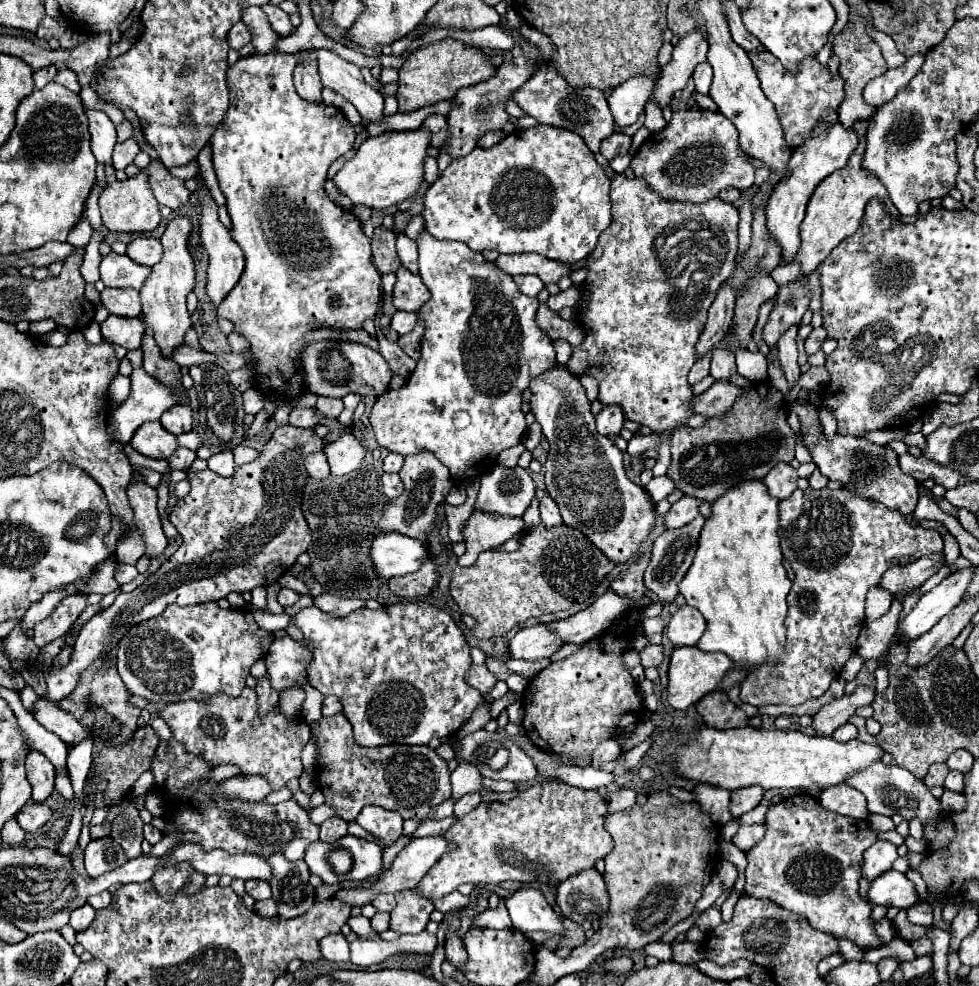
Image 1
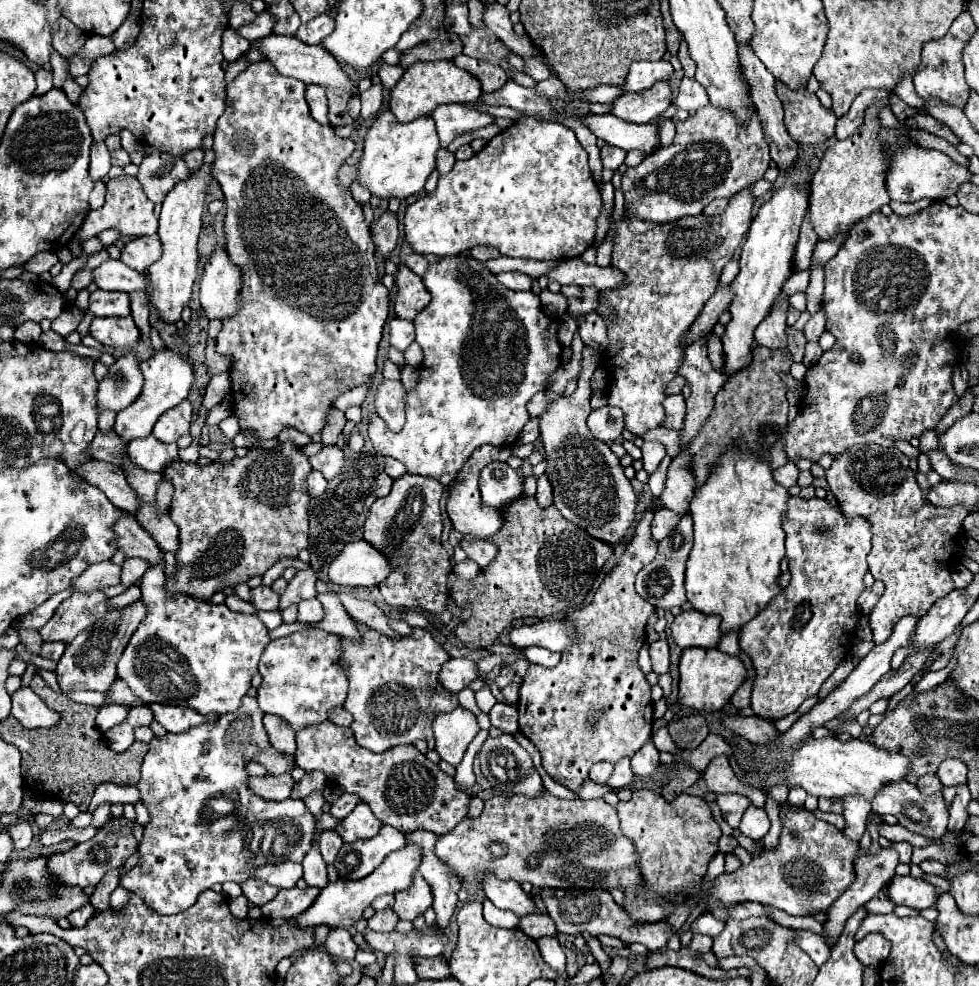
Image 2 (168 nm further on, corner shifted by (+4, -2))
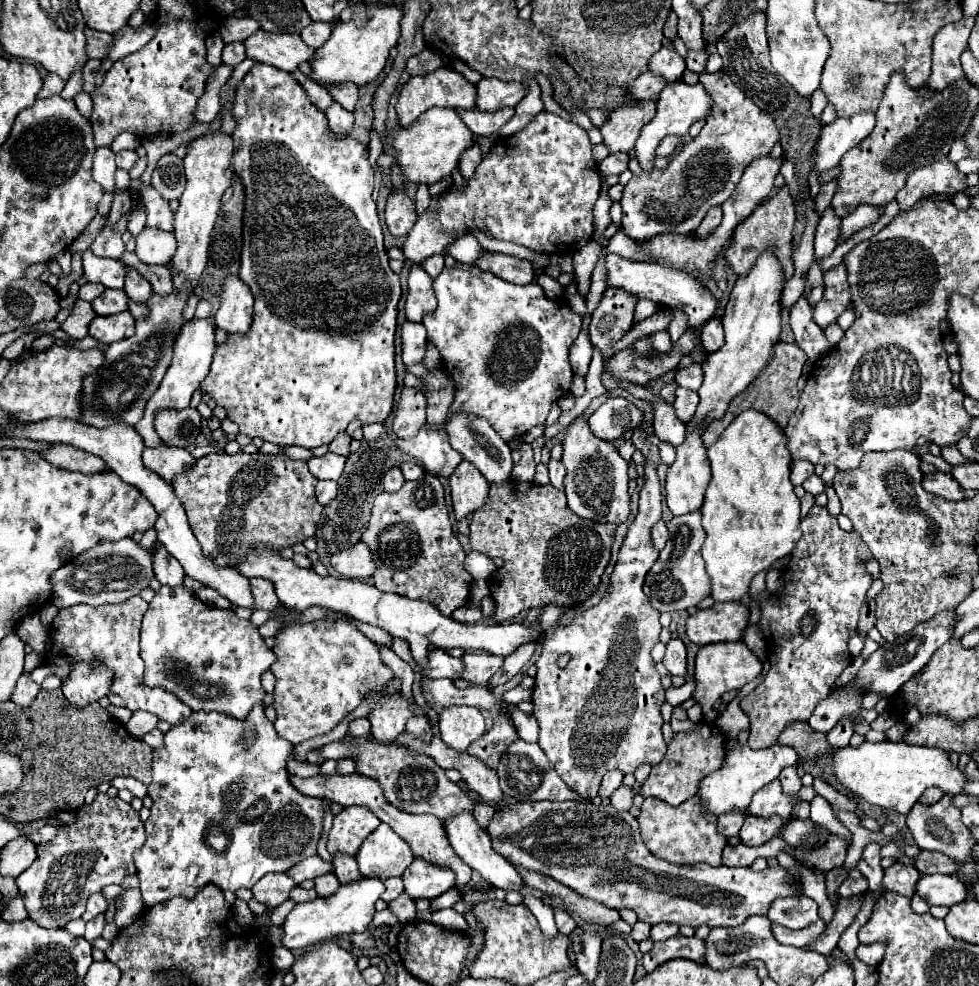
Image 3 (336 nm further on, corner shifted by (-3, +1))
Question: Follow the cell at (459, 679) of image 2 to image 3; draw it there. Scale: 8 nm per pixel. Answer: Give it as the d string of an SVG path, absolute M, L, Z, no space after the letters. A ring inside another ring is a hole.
M436 648L436 650L428 652L428 668L420 668L420 666L416 666L416 670L418 670L422 676L456 680L458 674L464 670L464 664L462 664L462 660L452 658L448 652Z

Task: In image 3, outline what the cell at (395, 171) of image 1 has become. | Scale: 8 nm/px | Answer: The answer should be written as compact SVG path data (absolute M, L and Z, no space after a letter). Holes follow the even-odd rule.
M430 108L410 128L400 128L392 136L392 144L398 150L398 164L402 174L416 184L434 184L440 178L450 176L462 158L462 152L474 144L474 134L464 126L458 112L452 108Z

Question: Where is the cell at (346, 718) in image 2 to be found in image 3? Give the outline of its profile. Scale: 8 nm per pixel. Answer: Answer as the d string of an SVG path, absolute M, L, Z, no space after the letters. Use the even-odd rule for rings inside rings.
M360 718L360 720L352 720L350 722L350 734L352 736L370 736L370 722L366 718Z

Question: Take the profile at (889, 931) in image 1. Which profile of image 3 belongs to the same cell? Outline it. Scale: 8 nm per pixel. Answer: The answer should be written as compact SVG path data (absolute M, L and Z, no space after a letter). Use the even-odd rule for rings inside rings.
M876 942L876 944L868 944L868 946L860 944L858 950L856 950L856 958L858 958L860 962L864 962L864 964L876 968L876 966L882 962L884 948L886 948L886 944L880 944L880 942Z

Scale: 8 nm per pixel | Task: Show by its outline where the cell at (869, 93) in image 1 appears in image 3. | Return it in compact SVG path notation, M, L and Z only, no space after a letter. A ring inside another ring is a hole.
M862 112L852 118L836 118L834 122L822 126L822 134L816 148L814 170L820 176L822 172L838 166L842 156L860 144L874 130L874 114Z

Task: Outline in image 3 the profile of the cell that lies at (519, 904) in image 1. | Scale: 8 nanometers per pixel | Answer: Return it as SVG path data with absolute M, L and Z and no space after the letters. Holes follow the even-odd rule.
M462 810L460 814L452 816L452 818L446 818L444 820L444 830L446 830L446 836L448 836L448 842L452 844L454 852L474 870L478 870L494 888L502 888L506 892L512 892L512 890L522 890L524 888L524 882L522 878L518 876L518 872L514 870L514 866L504 858L500 856L498 852L494 852L492 848L492 842L490 842L490 836L488 832L476 822L472 810Z

